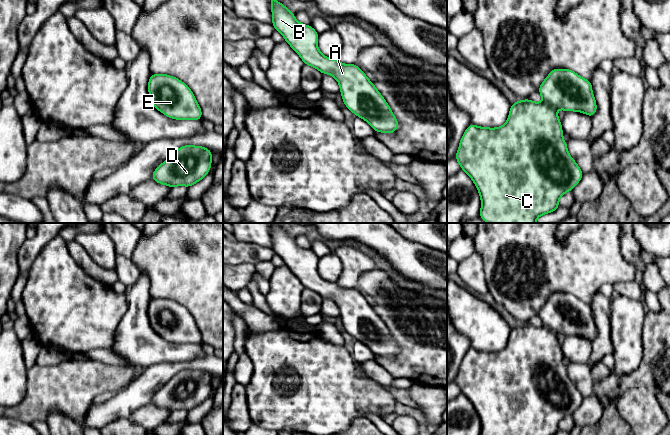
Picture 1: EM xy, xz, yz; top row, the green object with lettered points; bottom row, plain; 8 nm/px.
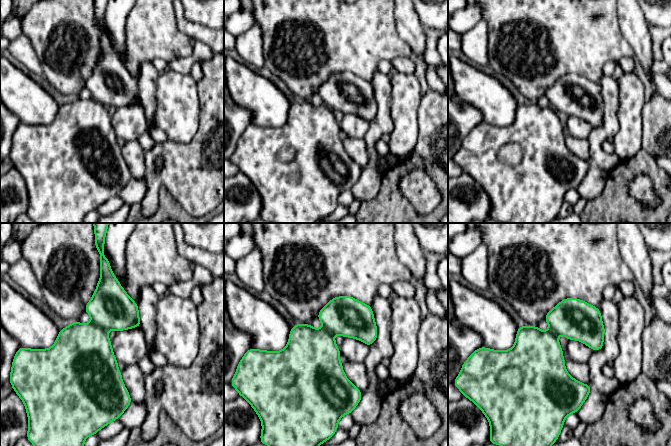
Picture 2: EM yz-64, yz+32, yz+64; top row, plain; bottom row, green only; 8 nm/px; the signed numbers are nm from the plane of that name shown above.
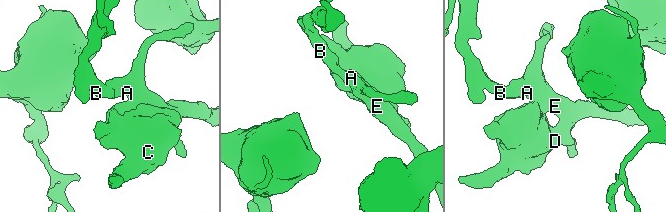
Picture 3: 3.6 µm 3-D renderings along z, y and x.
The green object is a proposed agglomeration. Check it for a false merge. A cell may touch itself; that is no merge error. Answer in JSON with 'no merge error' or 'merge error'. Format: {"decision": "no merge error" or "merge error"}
{"decision": "merge error"}

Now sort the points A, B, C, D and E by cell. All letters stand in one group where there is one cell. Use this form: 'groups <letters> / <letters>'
groups A B E / C D

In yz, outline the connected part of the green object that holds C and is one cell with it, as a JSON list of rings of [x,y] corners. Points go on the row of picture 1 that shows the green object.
[[[530,99],[512,104],[507,122],[501,127],[479,127],[470,123],[455,159],[476,185],[481,198],[479,218],[487,223],[536,223],[539,216],[557,210],[559,199],[572,191],[583,177],[580,167],[568,153],[556,109],[547,102],[536,103]]]

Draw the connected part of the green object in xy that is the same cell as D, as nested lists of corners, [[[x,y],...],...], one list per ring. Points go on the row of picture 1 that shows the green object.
[[[193,145],[176,149],[153,172],[151,179],[169,187],[191,187],[210,171],[212,151]]]

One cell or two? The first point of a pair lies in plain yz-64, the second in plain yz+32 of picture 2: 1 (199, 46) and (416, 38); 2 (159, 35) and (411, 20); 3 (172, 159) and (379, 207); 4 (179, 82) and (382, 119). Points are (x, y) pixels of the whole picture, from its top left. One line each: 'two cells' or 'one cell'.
1: two cells
2: two cells
3: two cells
4: two cells

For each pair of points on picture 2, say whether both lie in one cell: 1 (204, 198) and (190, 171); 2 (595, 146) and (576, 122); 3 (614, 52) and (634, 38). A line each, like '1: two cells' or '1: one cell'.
1: one cell
2: two cells
3: two cells

